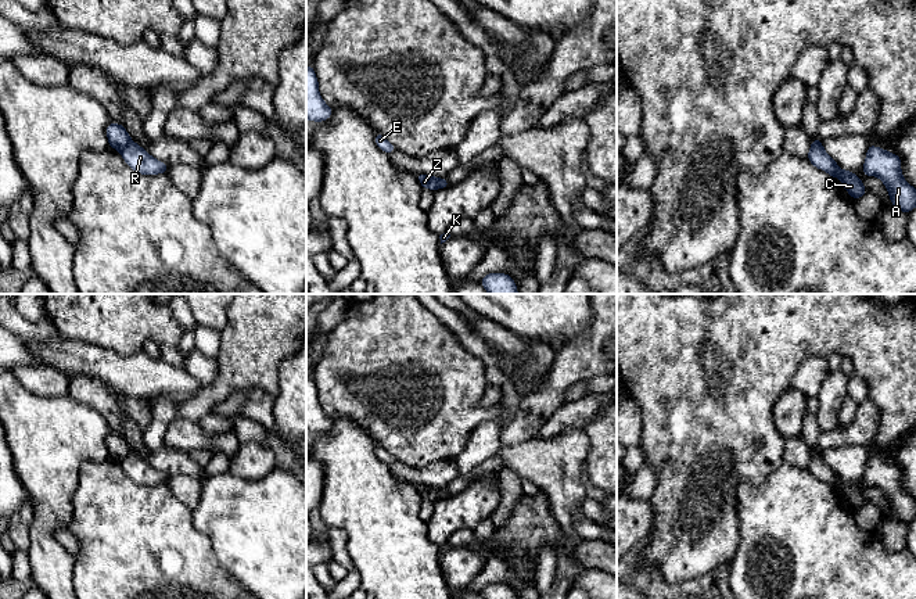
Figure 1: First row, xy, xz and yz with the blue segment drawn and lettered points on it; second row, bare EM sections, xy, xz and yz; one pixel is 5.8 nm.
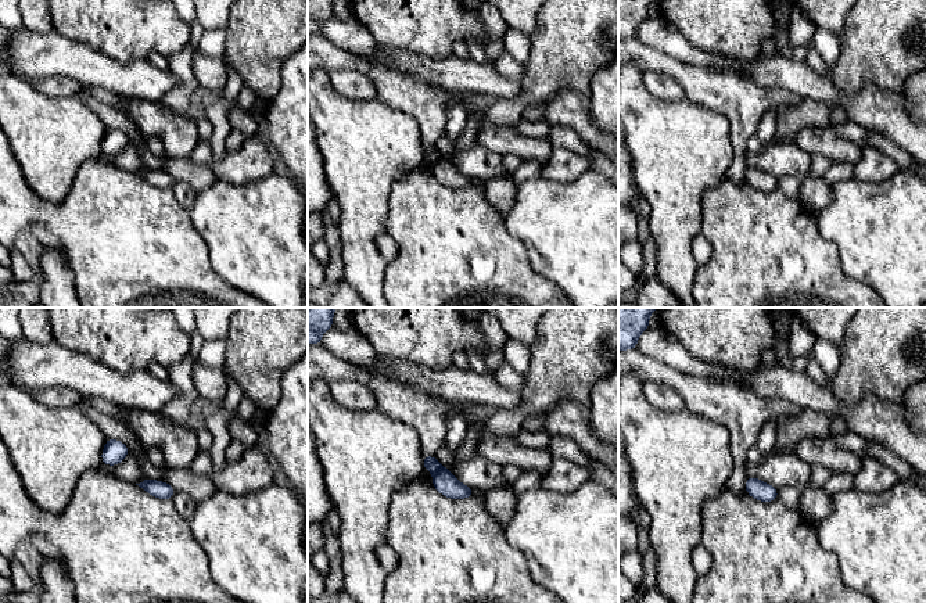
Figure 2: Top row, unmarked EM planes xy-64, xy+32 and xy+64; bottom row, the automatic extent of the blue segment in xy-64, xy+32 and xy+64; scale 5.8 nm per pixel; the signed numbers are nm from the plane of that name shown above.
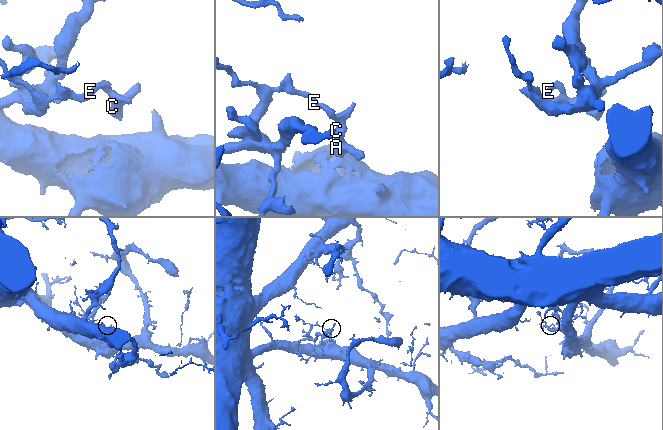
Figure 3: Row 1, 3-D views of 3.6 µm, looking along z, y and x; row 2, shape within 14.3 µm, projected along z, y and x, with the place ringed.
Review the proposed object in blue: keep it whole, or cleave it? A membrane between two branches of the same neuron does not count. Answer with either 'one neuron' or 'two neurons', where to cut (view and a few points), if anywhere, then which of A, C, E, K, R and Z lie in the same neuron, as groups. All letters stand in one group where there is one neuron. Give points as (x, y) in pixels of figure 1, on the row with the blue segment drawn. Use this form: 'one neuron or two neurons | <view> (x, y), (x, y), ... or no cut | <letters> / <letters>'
two neurons | xy (130, 140), (121, 150) | A C K R / E Z

